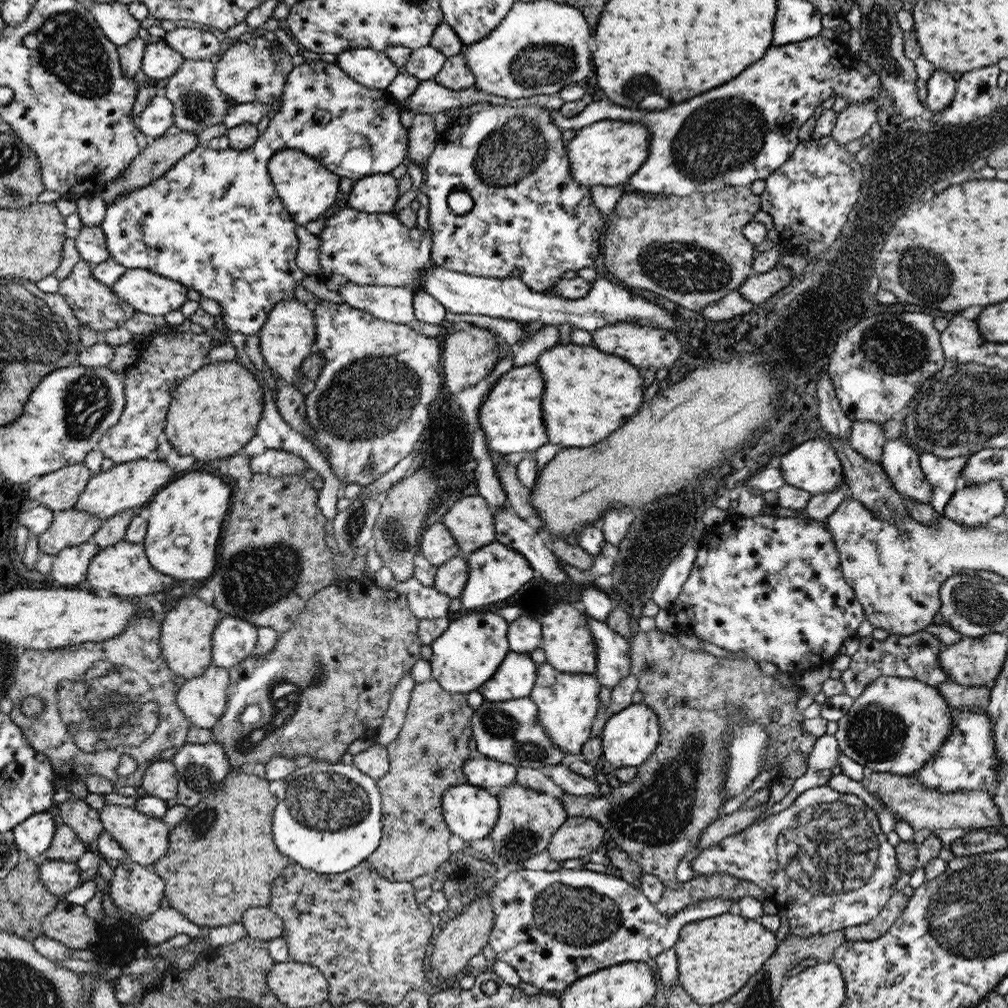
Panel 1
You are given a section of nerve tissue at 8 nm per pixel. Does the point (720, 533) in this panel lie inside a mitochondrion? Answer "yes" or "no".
no

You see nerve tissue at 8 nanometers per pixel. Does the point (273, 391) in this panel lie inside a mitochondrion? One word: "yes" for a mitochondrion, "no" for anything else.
no

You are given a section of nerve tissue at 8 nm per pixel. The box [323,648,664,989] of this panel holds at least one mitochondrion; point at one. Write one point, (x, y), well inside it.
(573, 914)

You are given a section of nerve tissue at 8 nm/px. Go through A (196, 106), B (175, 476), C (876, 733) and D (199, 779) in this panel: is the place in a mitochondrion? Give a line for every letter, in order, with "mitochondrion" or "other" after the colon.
A: mitochondrion
B: other
C: mitochondrion
D: mitochondrion

